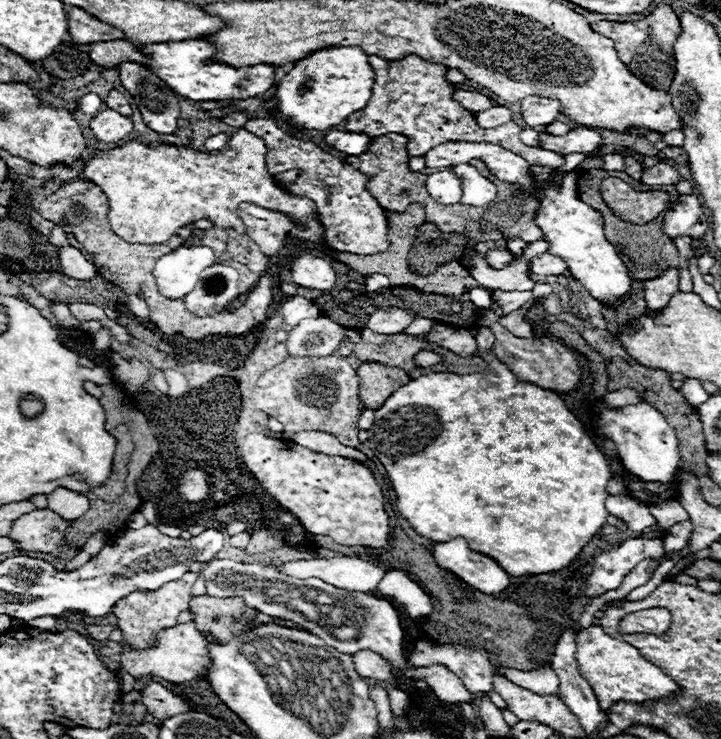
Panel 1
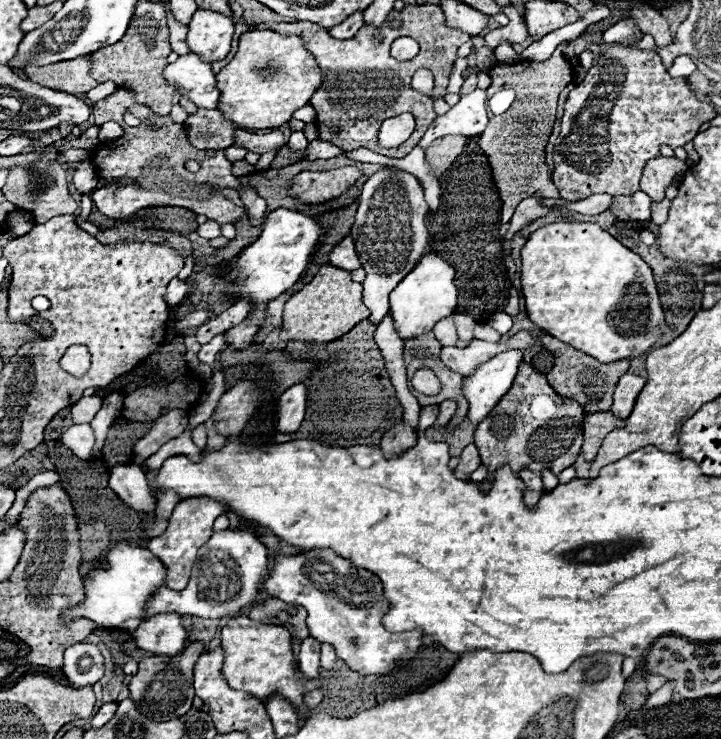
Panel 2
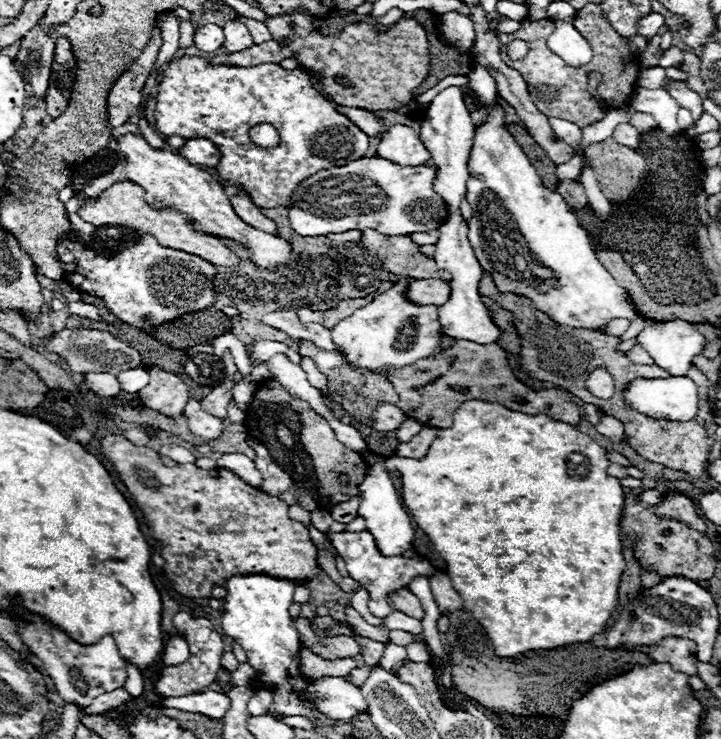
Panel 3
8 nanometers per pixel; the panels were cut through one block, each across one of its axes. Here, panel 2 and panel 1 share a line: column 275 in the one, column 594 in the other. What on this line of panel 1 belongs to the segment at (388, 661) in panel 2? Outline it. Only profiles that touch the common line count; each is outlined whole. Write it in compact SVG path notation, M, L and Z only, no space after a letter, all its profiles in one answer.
M642 536L626 540L616 550L596 556L594 568L586 578L584 594L594 598L608 590L616 590L622 584L624 576L636 568L636 564L640 564L646 558L660 558L664 554L662 544L662 540L650 540Z

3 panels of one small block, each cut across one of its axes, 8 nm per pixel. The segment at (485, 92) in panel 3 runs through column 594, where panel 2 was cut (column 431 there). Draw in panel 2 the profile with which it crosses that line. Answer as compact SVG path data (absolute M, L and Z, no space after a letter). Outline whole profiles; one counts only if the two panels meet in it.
M426 254L390 294L390 314L394 328L402 340L428 334L438 320L454 314L456 302L458 290L454 286L454 268L438 254Z

